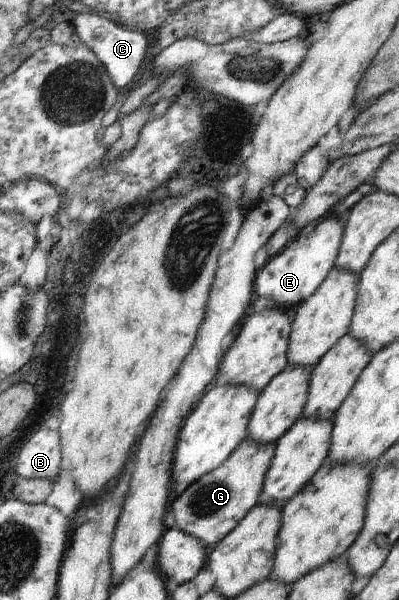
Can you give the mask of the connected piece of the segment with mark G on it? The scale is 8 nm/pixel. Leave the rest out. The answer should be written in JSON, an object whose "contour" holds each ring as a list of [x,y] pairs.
{"contour":[[[246,439],[226,463],[202,479],[189,484],[181,495],[174,499],[171,511],[180,531],[195,536],[208,546],[222,543],[240,521],[258,504],[263,494],[268,471],[275,459],[276,443],[260,444]]]}

